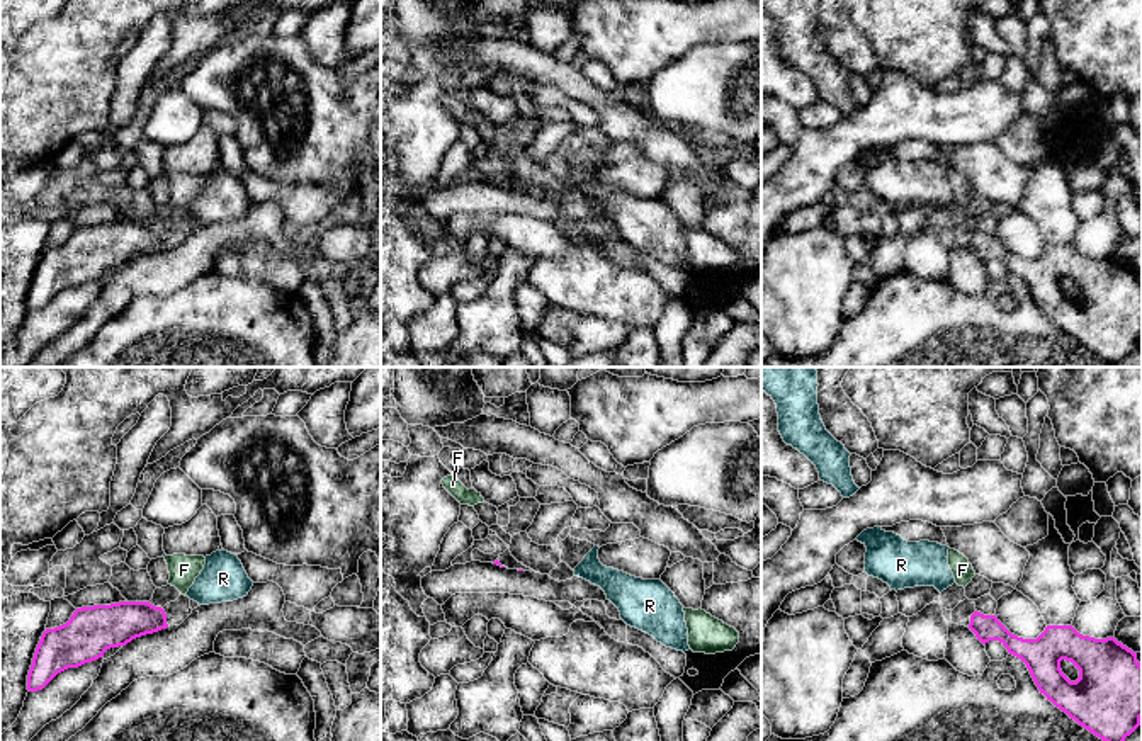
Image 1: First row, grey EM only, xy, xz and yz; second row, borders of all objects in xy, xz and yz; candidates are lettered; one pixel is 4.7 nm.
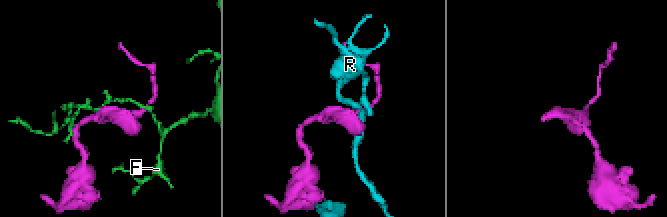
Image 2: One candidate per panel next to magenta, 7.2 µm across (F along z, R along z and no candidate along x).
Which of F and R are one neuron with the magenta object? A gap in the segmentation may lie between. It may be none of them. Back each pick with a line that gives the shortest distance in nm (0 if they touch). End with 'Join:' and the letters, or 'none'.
Join: none

